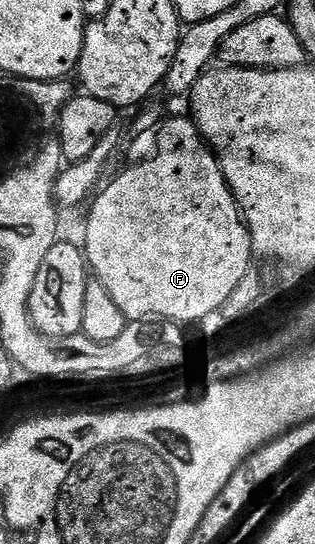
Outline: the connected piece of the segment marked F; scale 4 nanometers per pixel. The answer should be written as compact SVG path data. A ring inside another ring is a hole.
M184 115L184 117L172 118L169 116L160 125L155 137L156 154L149 161L144 161L141 165L130 166L125 173L118 174L112 182L109 180L95 194L94 200L91 202L91 205L93 204L92 210L88 213L88 222L84 225L82 248L91 276L100 281L102 287L106 287L106 291L110 291L114 303L118 303L118 311L122 311L122 315L128 318L129 322L147 322L149 319L160 319L156 317L165 317L168 321L192 321L192 323L198 323L203 317L210 315L210 311L218 311L218 307L222 307L222 303L226 303L226 299L230 299L230 295L234 295L234 291L242 284L244 278L249 276L251 269L248 268L251 267L252 261L254 262L252 237L248 233L248 225L244 222L244 214L240 211L236 196L228 189L228 184L222 175L222 167L218 163L216 154L213 153L208 142L201 137L198 127L192 122L191 116Z

